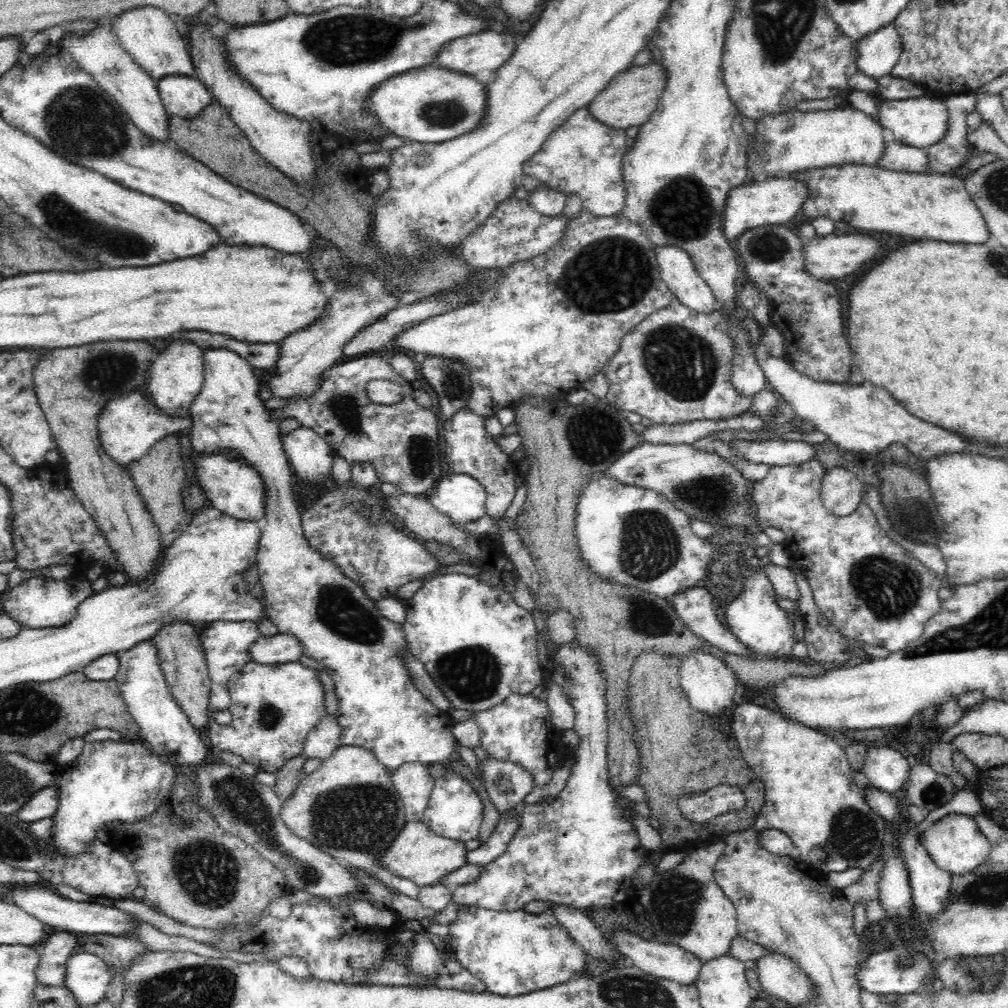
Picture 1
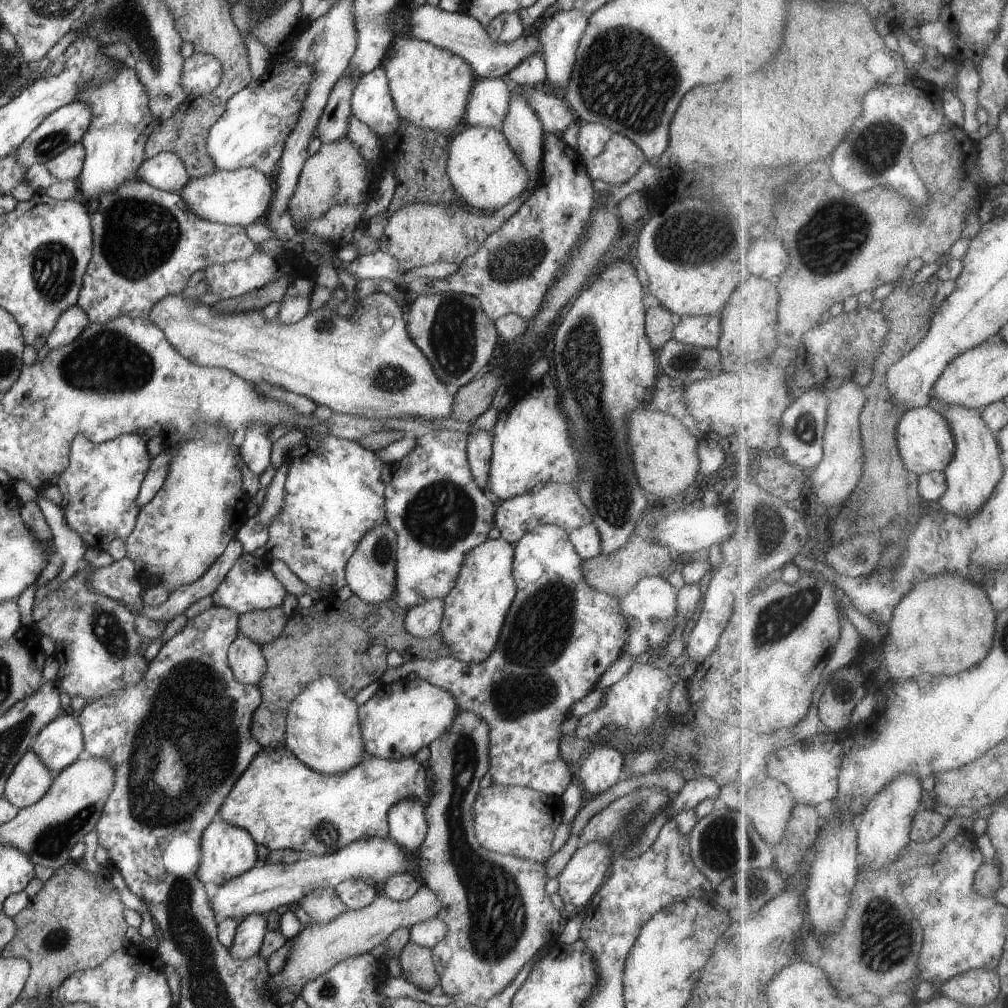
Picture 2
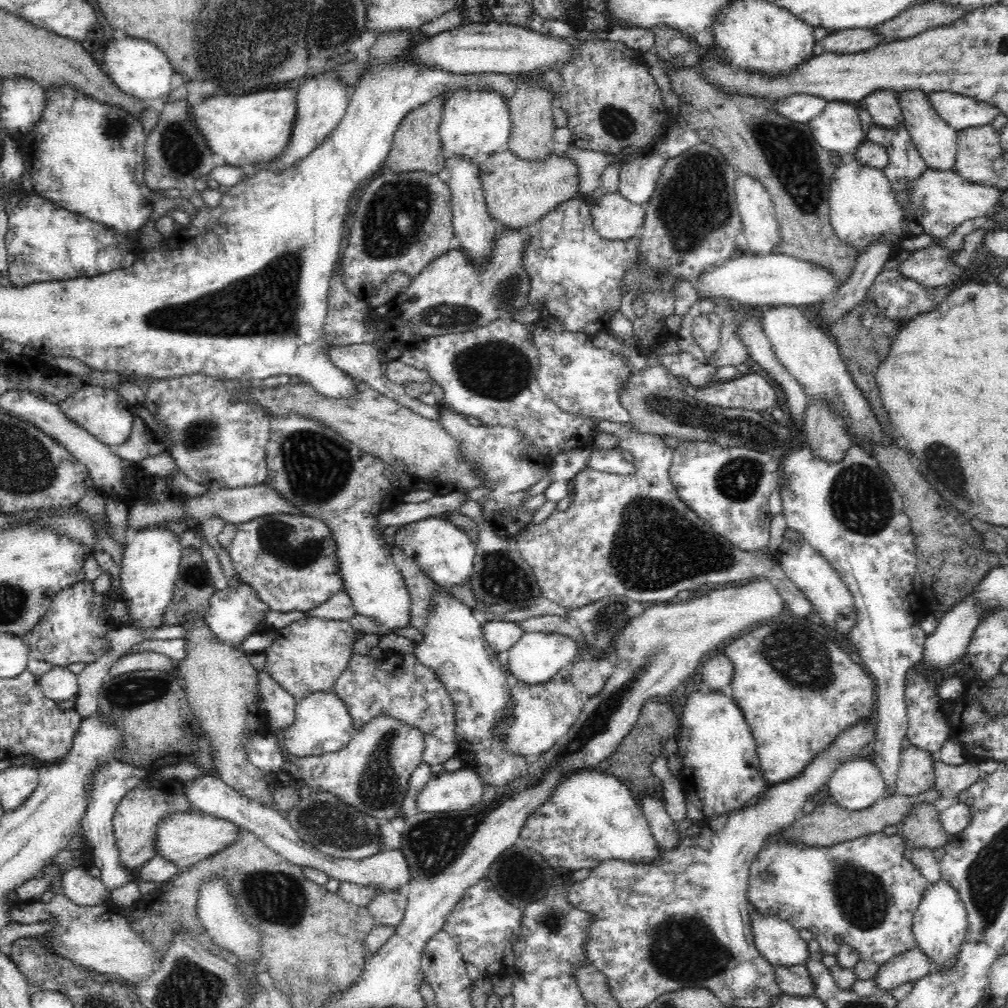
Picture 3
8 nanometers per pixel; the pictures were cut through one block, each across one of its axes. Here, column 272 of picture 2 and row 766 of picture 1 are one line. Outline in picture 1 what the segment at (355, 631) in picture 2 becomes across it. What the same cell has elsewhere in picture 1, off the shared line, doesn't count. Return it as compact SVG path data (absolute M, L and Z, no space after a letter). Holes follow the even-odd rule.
M642 652L642 654L638 654L633 663L627 694L630 717L635 727L633 738L638 746L641 766L640 774L636 777L635 783L643 788L645 802L650 807L651 815L659 821L657 830L662 840L658 851L646 852L644 862L651 862L657 865L663 855L669 851L678 851L683 848L692 850L698 845L708 845L714 840L720 840L722 834L750 828L754 820L758 818L758 814L761 814L760 808L764 803L765 788L763 782L746 764L733 730L730 727L714 722L714 719L694 711L690 707L690 699L684 693L680 683L679 658L669 654L660 654L659 652ZM718 785L738 787L746 793L746 805L740 811L731 811L716 816L712 822L705 825L691 822L682 815L678 802L682 796L698 794L698 792L710 790L710 788Z

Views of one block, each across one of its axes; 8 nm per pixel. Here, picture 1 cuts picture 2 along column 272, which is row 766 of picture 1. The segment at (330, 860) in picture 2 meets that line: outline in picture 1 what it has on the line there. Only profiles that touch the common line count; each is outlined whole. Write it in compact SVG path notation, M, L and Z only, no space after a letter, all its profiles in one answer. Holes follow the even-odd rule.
M880 744L868 748L862 771L876 790L895 793L903 788L910 764L894 748Z

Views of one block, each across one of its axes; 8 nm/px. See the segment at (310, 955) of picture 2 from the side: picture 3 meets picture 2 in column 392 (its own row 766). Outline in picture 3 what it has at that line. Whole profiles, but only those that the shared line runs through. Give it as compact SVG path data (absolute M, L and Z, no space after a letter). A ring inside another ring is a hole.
M906 745L900 756L900 768L896 778L896 792L909 799L935 786L932 753Z

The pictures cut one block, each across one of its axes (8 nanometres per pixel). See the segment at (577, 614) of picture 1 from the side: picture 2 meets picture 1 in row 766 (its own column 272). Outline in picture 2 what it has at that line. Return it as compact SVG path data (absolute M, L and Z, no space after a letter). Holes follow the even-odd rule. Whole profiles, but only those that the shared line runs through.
M282 606L273 609L253 610L239 616L240 634L259 647L272 642L284 630L289 617Z

